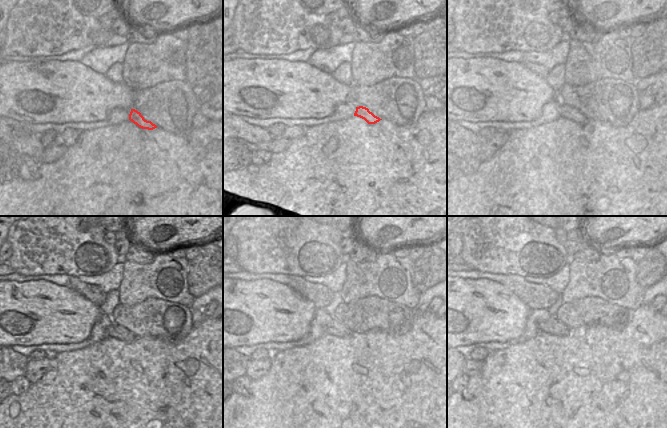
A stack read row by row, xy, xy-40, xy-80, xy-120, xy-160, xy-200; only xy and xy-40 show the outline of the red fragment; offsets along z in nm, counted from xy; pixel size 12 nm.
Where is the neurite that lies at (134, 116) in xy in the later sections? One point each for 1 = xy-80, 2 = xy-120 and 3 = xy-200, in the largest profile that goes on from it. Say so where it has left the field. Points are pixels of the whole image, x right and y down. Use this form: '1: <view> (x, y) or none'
1: xy-80 (568, 112)
2: xy-120 (116, 331)
3: xy-200 (552, 326)

